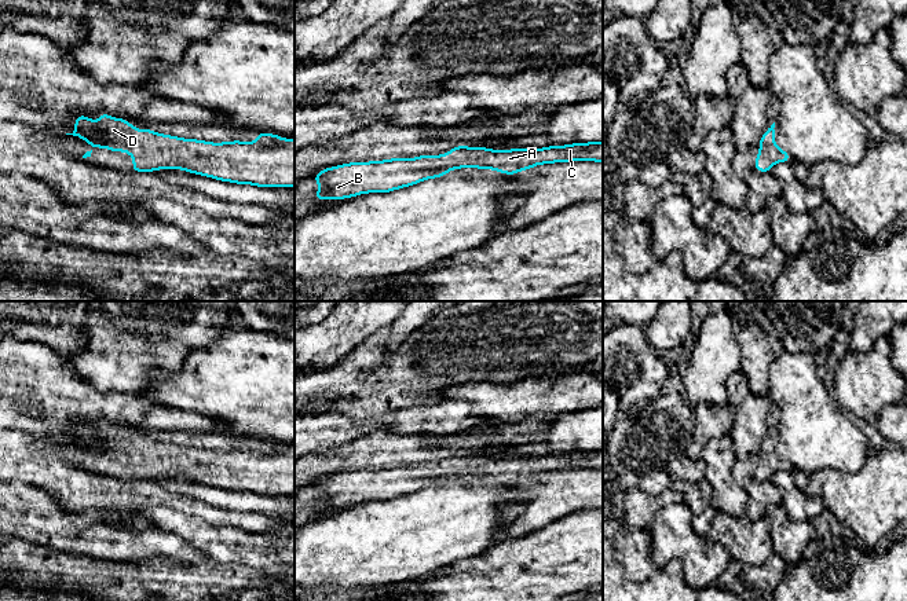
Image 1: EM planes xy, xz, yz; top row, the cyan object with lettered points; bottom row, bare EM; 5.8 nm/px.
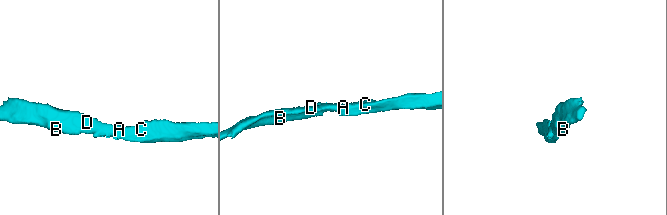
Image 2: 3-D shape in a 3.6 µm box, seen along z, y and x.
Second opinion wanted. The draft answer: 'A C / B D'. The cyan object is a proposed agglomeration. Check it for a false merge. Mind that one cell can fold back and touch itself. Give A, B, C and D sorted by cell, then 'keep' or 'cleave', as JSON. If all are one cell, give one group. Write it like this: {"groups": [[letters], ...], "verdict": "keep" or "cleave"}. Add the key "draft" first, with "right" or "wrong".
{"draft": "wrong", "groups": [["A", "B", "C", "D"]], "verdict": "keep"}

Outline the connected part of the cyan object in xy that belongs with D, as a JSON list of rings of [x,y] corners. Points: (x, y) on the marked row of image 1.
[[[102,111],[99,122],[78,114],[72,133],[92,146],[125,151],[135,158],[131,172],[183,169],[220,182],[257,187],[295,187],[295,139],[257,132],[255,143],[211,143],[136,129]]]

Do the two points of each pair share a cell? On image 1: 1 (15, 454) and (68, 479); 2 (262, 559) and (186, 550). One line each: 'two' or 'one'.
1: one
2: two

